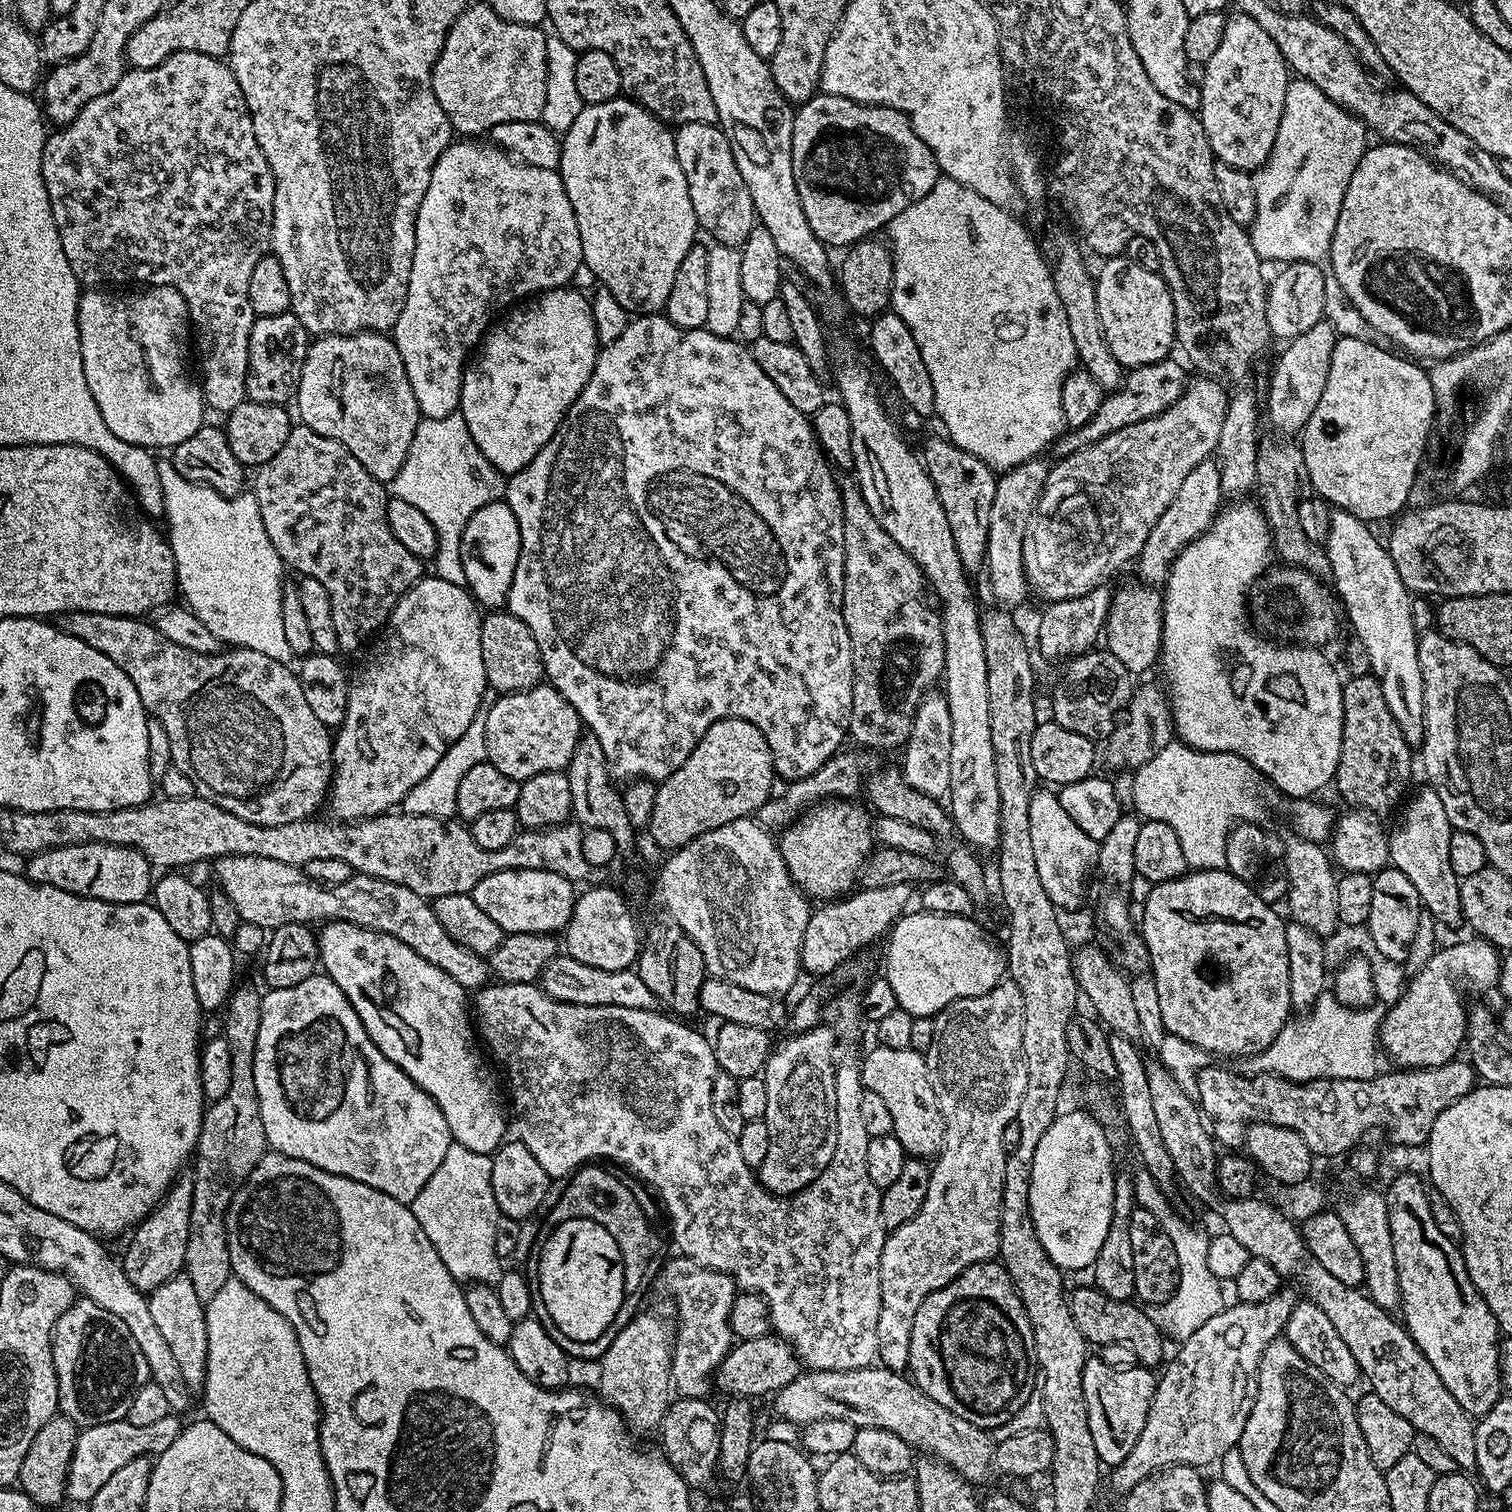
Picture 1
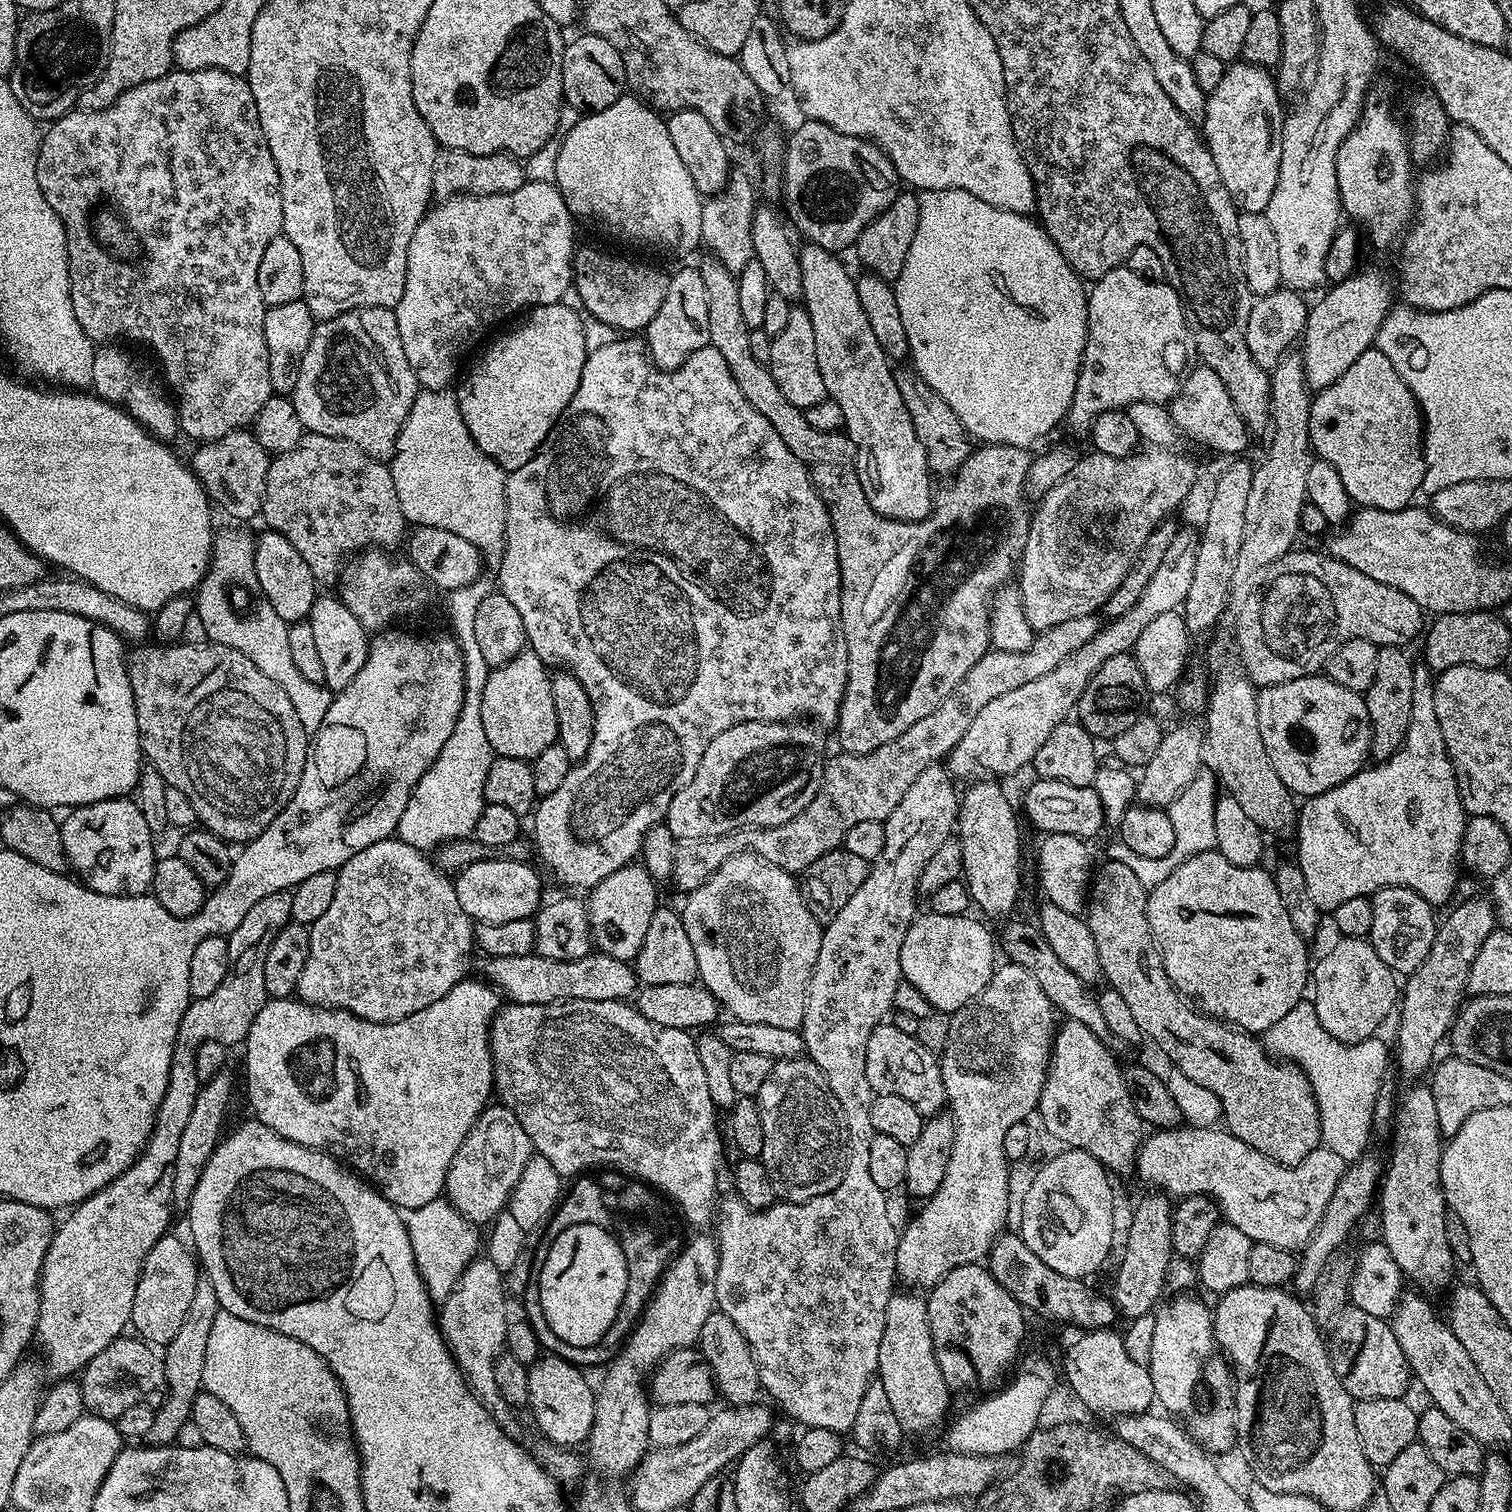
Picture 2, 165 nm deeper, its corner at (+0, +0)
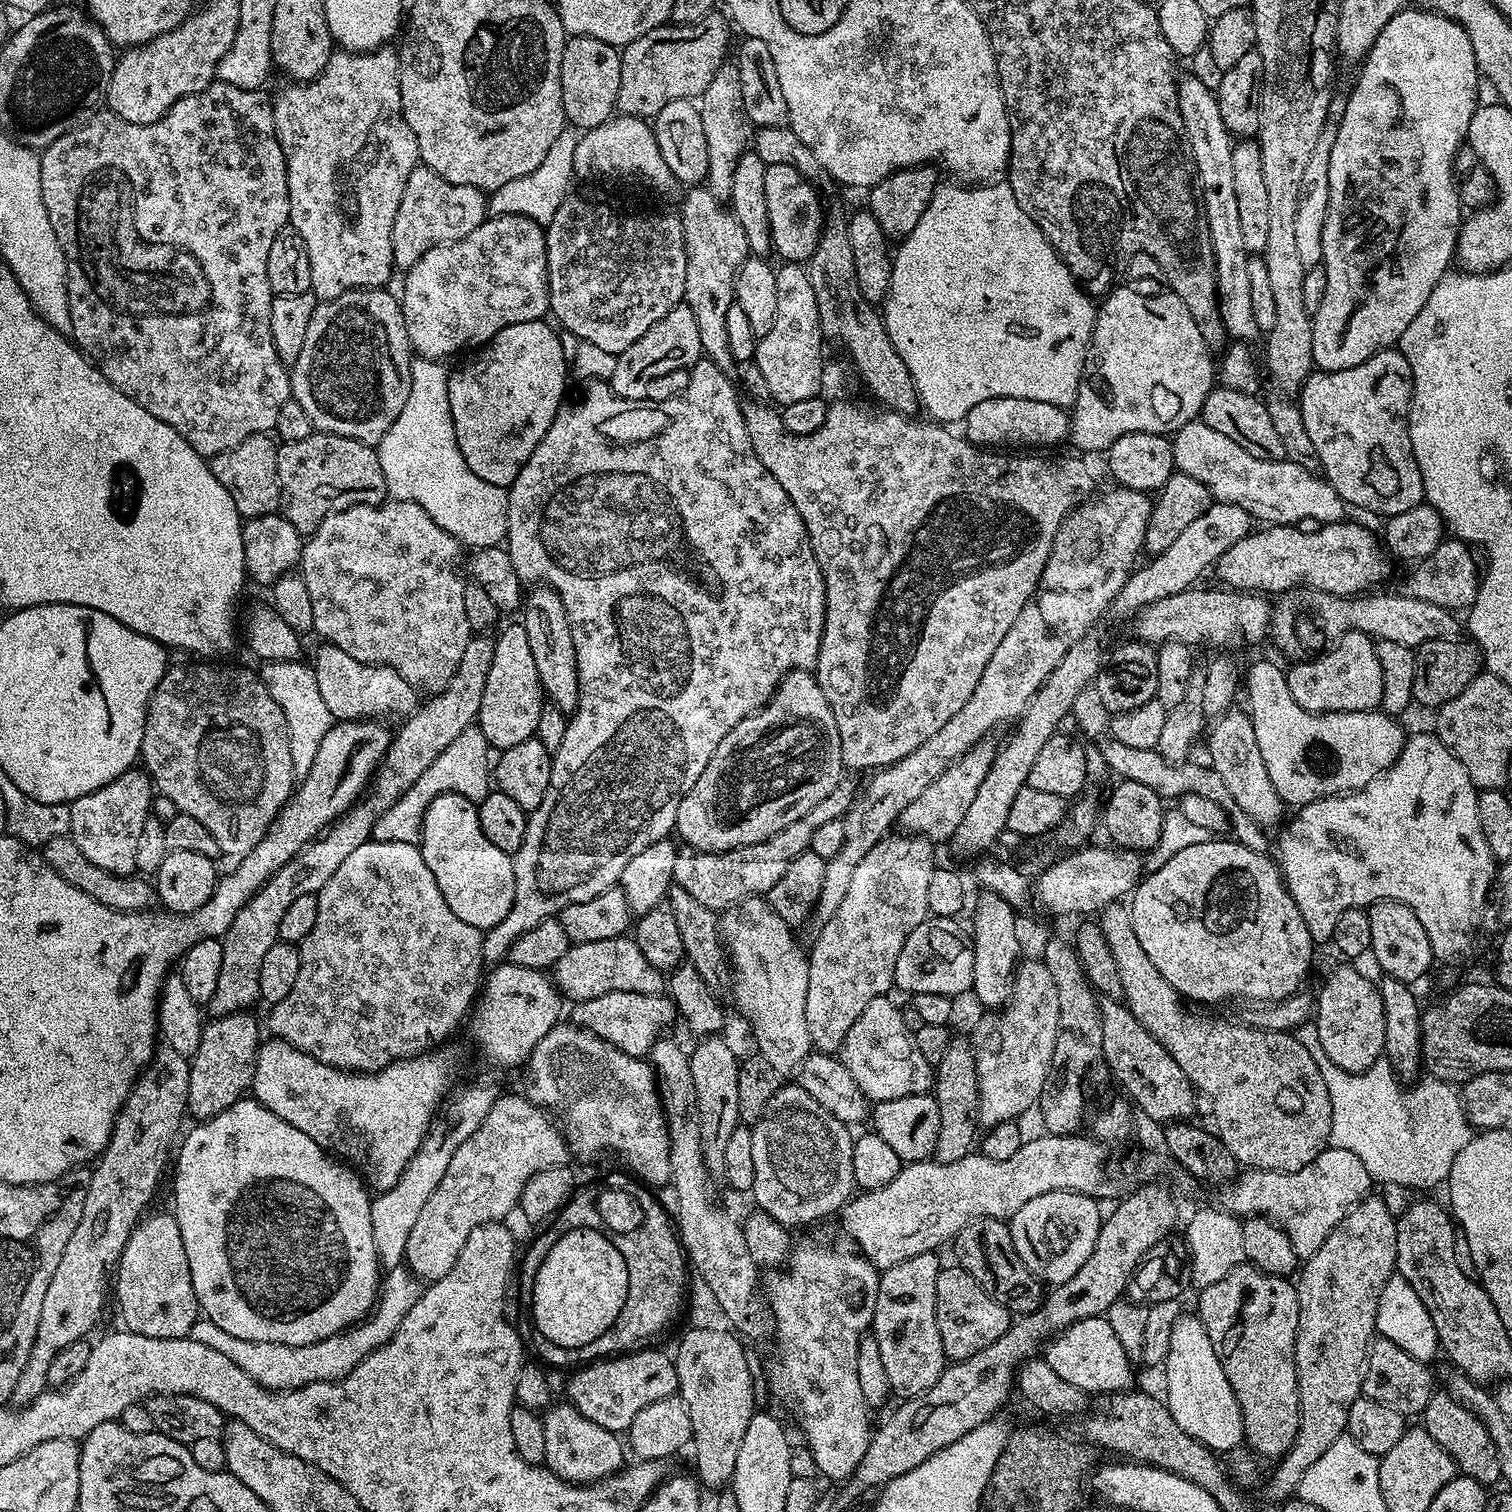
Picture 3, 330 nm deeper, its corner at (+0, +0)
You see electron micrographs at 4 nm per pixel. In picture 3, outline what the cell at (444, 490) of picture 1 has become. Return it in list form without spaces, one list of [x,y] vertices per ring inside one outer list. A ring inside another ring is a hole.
[[[423,358],[413,359],[410,366],[410,398],[406,398],[406,406],[402,406],[402,414],[398,414],[398,418],[394,422],[394,426],[390,426],[390,430],[386,430],[386,434],[381,438],[378,445],[380,461],[382,462],[382,474],[386,478],[386,486],[388,487],[388,495],[393,500],[409,500],[418,506],[422,506],[422,510],[426,510],[426,514],[430,514],[430,518],[434,518],[434,522],[438,522],[438,526],[442,526],[442,530],[446,530],[446,534],[450,534],[454,539],[459,540],[461,545],[467,546],[469,549],[478,548],[495,548],[505,543],[508,534],[508,488],[486,482],[482,478],[478,478],[478,474],[474,474],[474,470],[470,470],[470,466],[466,466],[466,458],[462,458],[462,450],[458,450],[458,442],[454,434],[454,422],[450,414],[450,394],[448,393],[448,377],[449,369],[444,369],[445,365],[439,360],[425,360]]]

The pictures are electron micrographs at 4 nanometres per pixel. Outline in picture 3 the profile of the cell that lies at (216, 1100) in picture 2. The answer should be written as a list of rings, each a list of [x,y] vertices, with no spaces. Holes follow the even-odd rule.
[[[248,1010],[231,1012],[225,1016],[209,1019],[202,1030],[202,1042],[190,1057],[190,1086],[186,1112],[193,1121],[213,1120],[222,1110],[234,1106],[234,1102],[245,1099],[251,1089],[256,1073],[256,1056],[260,1052],[262,1024]]]

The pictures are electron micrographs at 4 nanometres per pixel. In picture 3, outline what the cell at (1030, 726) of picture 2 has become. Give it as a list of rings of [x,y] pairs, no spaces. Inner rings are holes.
[[[981,742],[976,747],[971,748],[960,760],[956,760],[926,790],[922,790],[922,795],[914,798],[906,810],[902,810],[898,824],[905,833],[917,836],[927,836],[933,842],[951,841],[954,830],[962,823],[962,818],[966,818],[966,810],[970,810],[970,802],[974,802],[974,794],[978,794],[978,786],[982,786],[982,778],[986,778],[986,770],[990,770],[992,757],[994,755],[993,745],[988,742]]]

